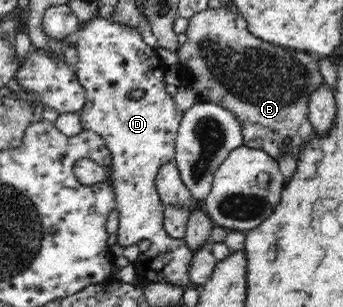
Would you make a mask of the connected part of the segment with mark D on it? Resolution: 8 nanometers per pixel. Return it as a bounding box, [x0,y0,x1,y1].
[68,16,194,288]

